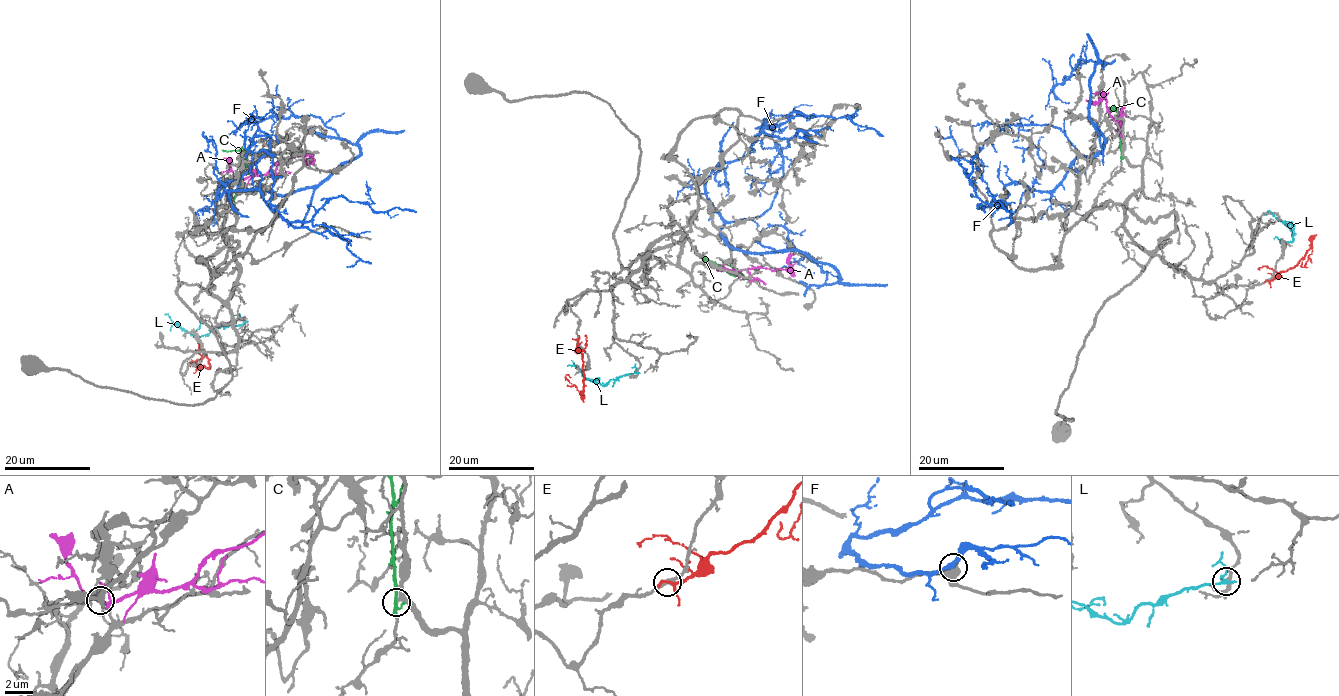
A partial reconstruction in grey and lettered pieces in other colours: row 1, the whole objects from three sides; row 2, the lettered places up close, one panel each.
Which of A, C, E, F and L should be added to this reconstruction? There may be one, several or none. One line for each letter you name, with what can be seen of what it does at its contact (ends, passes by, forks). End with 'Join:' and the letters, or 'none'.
Join: none

